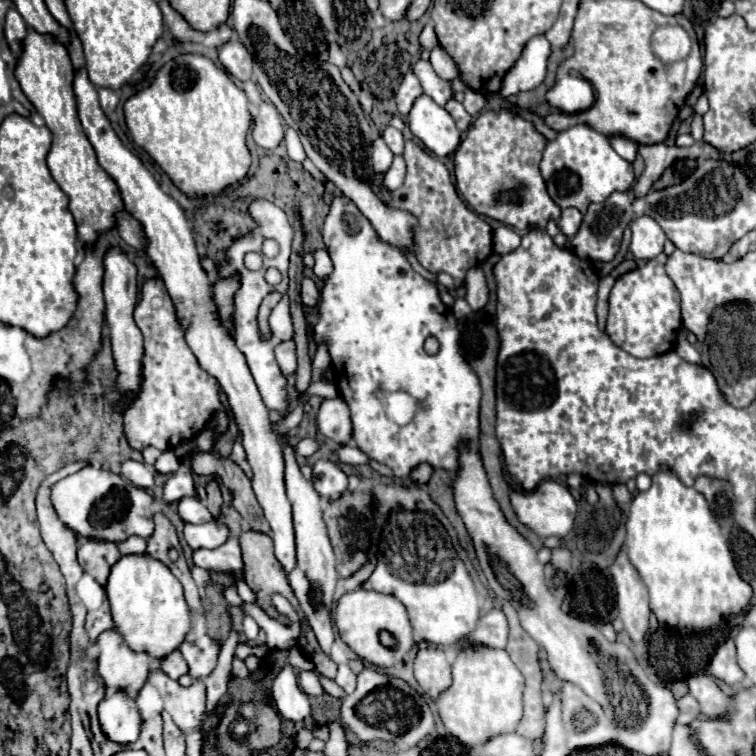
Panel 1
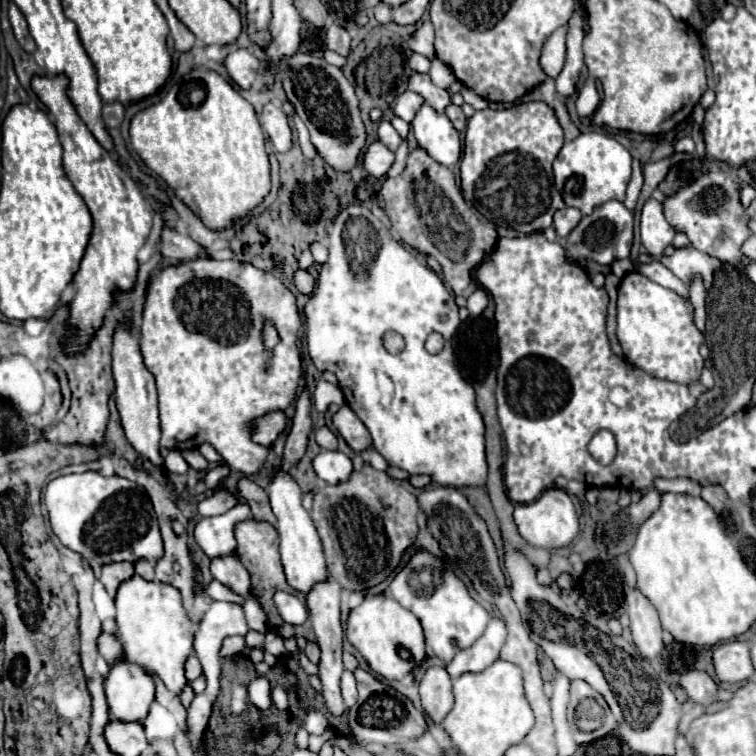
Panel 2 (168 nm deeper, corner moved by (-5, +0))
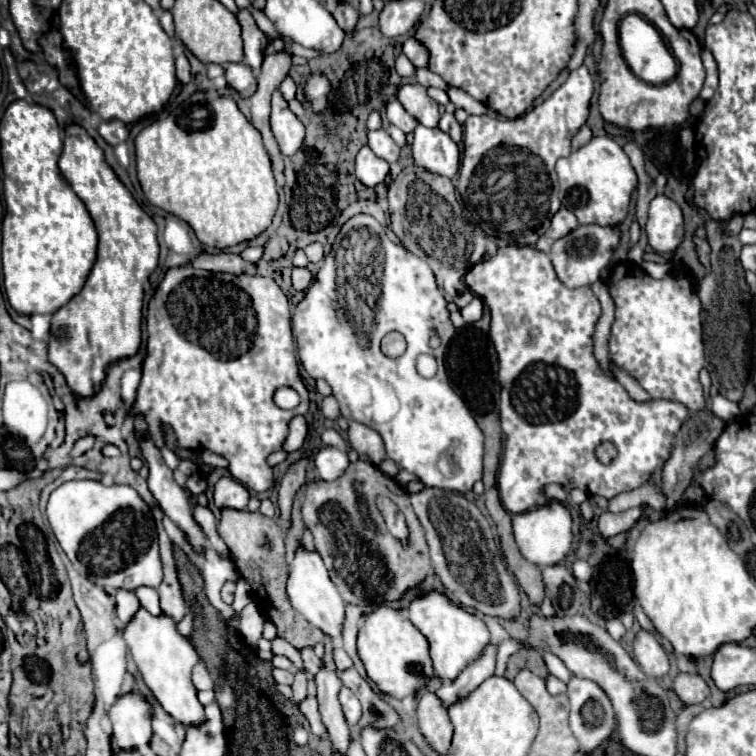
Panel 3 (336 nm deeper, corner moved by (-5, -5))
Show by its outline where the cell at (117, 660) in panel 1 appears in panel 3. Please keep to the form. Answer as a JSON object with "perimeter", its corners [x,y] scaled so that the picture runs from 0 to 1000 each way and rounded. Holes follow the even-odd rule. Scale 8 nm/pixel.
{"perimeter":[[[163,917],[144,938],[149,983],[157,991],[187,991],[200,978],[200,930],[187,917]]]}

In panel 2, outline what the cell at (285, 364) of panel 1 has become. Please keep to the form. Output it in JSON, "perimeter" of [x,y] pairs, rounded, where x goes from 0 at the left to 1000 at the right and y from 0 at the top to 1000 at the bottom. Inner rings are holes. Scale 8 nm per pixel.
{"perimeter":[[[253,344],[253,347],[242,347],[234,352],[221,352],[213,357],[213,362],[208,368],[200,370],[197,384],[194,384],[194,399],[189,407],[189,431],[187,431],[187,466],[189,466],[189,479],[194,484],[194,489],[205,497],[208,505],[208,516],[210,516],[210,548],[213,548],[213,590],[224,593],[224,595],[253,595],[266,590],[269,585],[276,585],[292,603],[295,611],[300,611],[306,619],[311,619],[313,624],[324,627],[324,630],[340,630],[343,622],[351,614],[351,606],[356,601],[356,595],[345,587],[337,587],[332,582],[332,563],[337,558],[337,553],[345,553],[356,545],[366,545],[366,542],[377,542],[382,540],[393,521],[396,521],[396,500],[398,500],[398,468],[393,460],[393,439],[398,431],[398,418],[393,413],[390,405],[390,392],[358,362],[351,357],[343,357],[332,349],[316,347],[316,344]],[[234,397],[245,397],[245,410],[247,410],[247,431],[242,426],[242,418],[237,415],[231,399]],[[351,426],[358,426],[366,434],[369,442],[369,455],[356,463],[348,455],[348,431]]]}

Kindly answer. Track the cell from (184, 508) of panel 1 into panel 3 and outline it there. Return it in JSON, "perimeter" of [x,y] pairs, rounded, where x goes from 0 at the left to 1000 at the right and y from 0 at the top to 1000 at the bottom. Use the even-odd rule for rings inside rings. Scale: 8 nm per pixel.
{"perimeter":[[[295,631],[284,642],[284,655],[282,655],[284,671],[287,673],[324,673],[329,663],[329,652],[324,642],[306,631]]]}

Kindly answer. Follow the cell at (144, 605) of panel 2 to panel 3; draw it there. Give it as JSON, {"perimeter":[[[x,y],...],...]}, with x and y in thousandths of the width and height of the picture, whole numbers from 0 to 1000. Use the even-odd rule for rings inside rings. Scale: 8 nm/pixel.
{"perimeter":[[[192,803],[173,816],[163,832],[163,845],[173,861],[173,869],[181,877],[189,901],[210,925],[216,938],[234,954],[247,959],[266,959],[271,954],[269,933],[261,927],[261,911],[253,903],[253,885],[261,877],[263,866],[247,843],[234,837],[234,824],[221,813],[200,813]]]}

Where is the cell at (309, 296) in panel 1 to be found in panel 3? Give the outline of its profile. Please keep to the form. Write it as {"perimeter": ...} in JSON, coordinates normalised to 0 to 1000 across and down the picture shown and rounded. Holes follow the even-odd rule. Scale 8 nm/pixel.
{"perimeter":[[[390,353],[385,369],[388,369],[388,380],[390,380],[393,385],[403,385],[403,382],[411,377],[414,364],[409,361],[409,356],[396,356],[396,353]]]}

